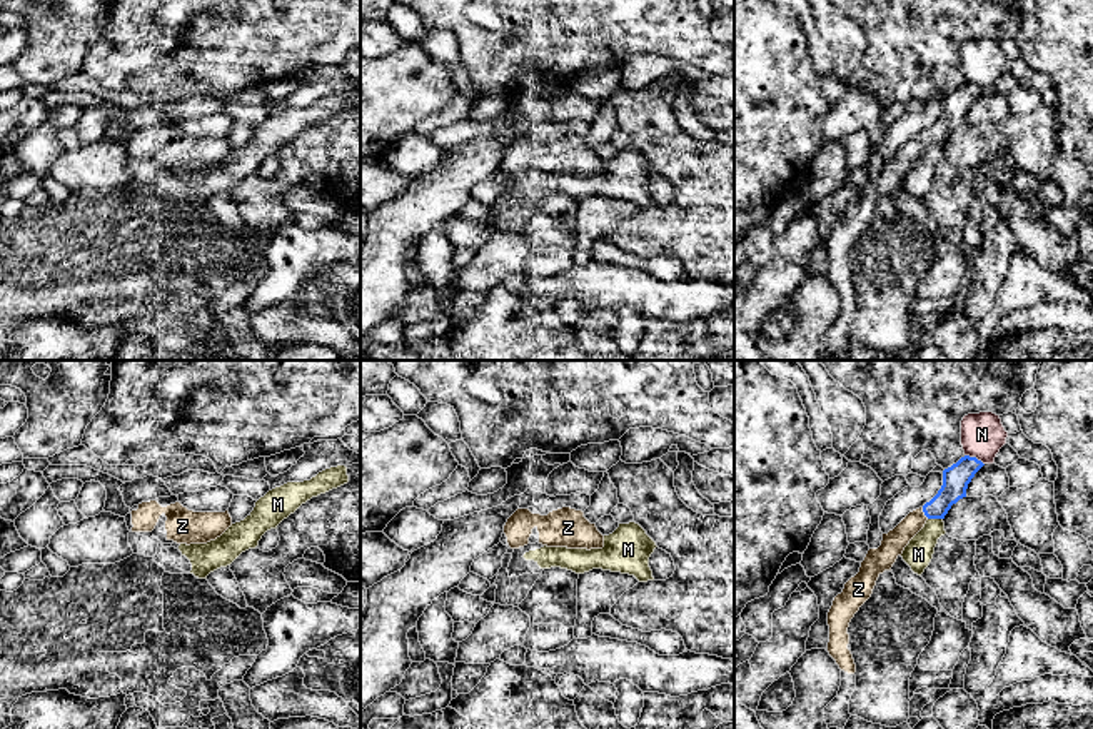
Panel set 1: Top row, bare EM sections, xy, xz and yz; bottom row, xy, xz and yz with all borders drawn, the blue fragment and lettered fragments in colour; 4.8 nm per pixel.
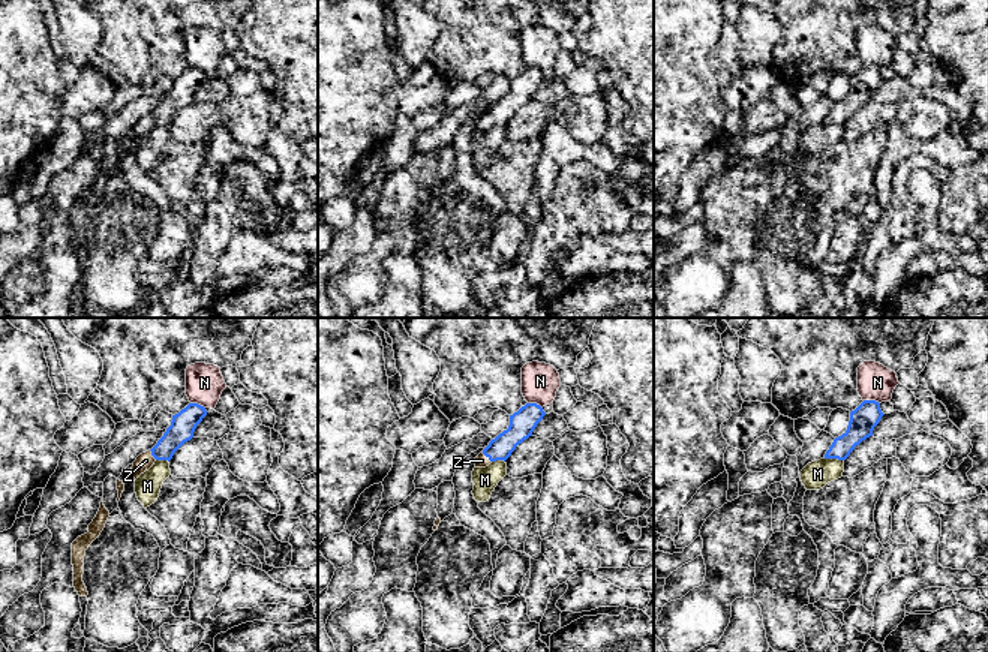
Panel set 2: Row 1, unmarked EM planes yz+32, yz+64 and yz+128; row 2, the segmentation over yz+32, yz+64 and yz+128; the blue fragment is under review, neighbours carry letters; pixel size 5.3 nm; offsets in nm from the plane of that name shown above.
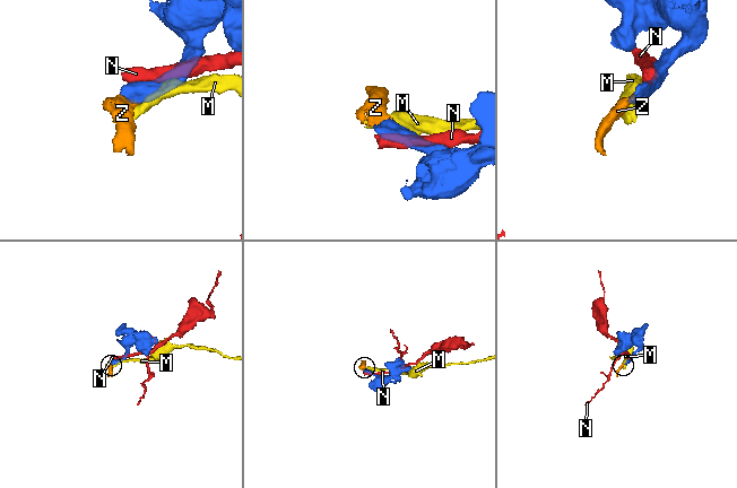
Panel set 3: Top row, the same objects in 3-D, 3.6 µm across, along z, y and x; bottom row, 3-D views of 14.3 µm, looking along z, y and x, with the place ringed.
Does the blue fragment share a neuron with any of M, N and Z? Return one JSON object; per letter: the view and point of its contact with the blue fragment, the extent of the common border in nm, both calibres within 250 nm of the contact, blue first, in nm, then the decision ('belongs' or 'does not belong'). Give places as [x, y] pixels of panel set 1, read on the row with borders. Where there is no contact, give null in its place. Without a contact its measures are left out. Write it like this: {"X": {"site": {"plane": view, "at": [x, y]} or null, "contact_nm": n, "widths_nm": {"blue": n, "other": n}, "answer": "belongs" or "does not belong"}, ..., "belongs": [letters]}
{"M": {"site": {"plane": "yz", "at": [935, 517]}, "contact_nm": 70, "widths_nm": {"blue": 130, "other": 140}, "answer": "does not belong"}, "N": {"site": {"plane": "yz", "at": [975, 457]}, "contact_nm": 110, "widths_nm": {"blue": 130, "other": 200}, "answer": "does not belong"}, "Z": {"site": {"plane": "yz", "at": [923, 511]}, "contact_nm": 70, "widths_nm": {"blue": 130, "other": 120}, "answer": "belongs"}, "belongs": ["Z"]}

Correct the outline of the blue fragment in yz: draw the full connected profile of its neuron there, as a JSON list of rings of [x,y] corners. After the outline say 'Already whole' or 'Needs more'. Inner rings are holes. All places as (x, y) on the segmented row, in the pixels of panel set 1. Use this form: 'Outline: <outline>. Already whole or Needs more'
Outline: [[[965,455],[943,470],[943,485],[923,507],[909,512],[893,530],[883,534],[881,545],[869,549],[859,572],[851,577],[828,612],[829,642],[828,652],[841,669],[838,696],[824,707],[828,729],[844,729],[849,714],[849,699],[856,689],[856,664],[848,649],[848,627],[859,607],[871,597],[878,577],[891,571],[909,540],[924,527],[928,519],[944,519],[953,504],[966,497],[966,489],[975,474],[985,464]]]. Needs more

